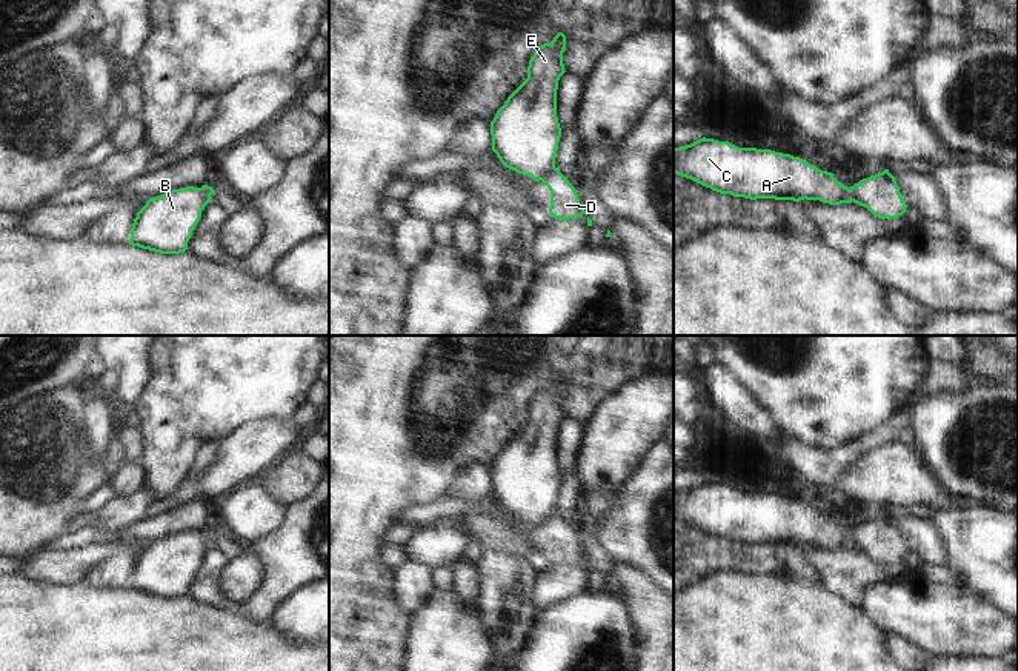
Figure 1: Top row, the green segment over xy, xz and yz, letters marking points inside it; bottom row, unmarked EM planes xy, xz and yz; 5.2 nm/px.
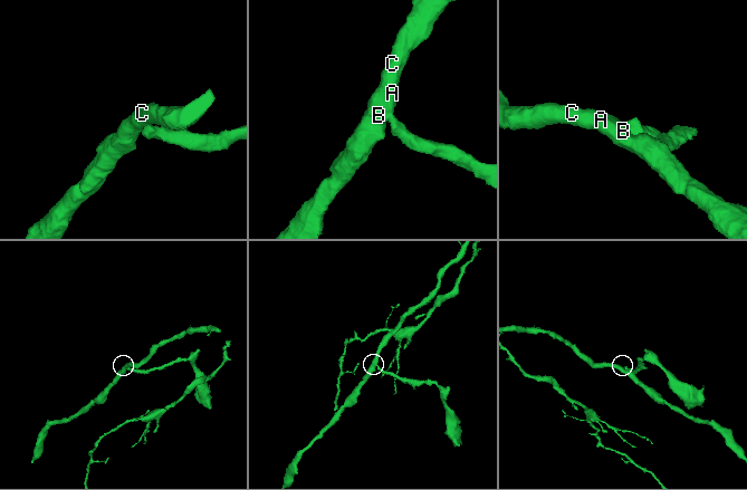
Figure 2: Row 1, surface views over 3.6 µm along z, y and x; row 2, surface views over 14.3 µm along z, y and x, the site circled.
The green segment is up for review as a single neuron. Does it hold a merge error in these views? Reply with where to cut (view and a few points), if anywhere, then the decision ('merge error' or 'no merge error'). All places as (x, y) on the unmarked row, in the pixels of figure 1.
cut in xz along (554, 511), (542, 525); merge error

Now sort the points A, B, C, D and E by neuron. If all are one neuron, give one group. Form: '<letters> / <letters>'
A B C E / D

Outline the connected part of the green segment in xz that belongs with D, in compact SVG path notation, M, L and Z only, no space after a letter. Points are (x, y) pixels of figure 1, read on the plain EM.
M558 512L551 514L541 525L551 536L551 562L569 565L586 559L575 532L560 517Z

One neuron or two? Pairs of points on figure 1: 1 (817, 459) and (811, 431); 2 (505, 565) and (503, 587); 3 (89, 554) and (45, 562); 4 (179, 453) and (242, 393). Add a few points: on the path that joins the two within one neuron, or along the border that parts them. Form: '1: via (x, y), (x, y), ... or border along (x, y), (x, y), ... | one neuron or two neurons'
1: border along (780, 431), (808, 445), (835, 448), (849, 442) | two neurons
2: via (505, 570), (505, 582) | one neuron
3: via (79, 562), (56, 562) | one neuron
4: via (189, 436), (225, 400) | one neuron

